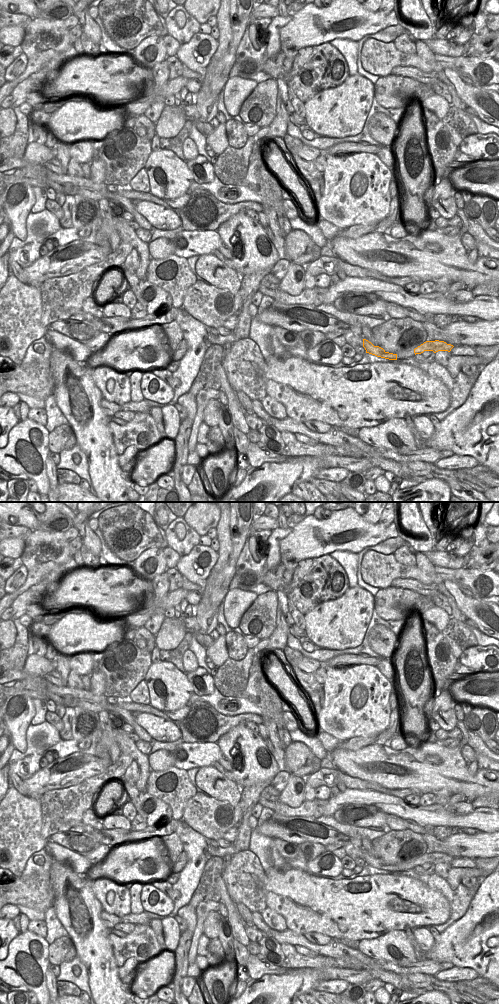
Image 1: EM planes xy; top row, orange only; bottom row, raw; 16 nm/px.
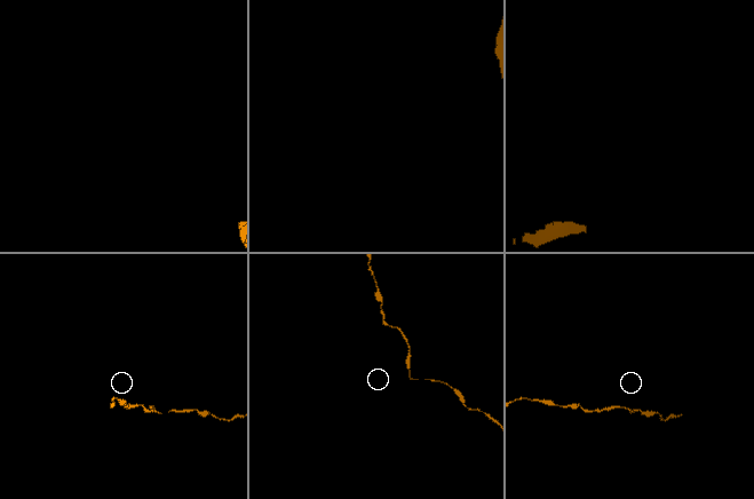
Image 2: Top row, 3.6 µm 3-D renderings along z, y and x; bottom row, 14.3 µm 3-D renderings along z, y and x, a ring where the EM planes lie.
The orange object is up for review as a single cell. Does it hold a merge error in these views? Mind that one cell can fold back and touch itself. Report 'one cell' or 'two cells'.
one cell

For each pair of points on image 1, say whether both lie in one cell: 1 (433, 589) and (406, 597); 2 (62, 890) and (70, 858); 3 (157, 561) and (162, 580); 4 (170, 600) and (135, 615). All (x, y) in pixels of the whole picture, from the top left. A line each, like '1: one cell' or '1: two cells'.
1: two cells
2: two cells
3: two cells
4: one cell

